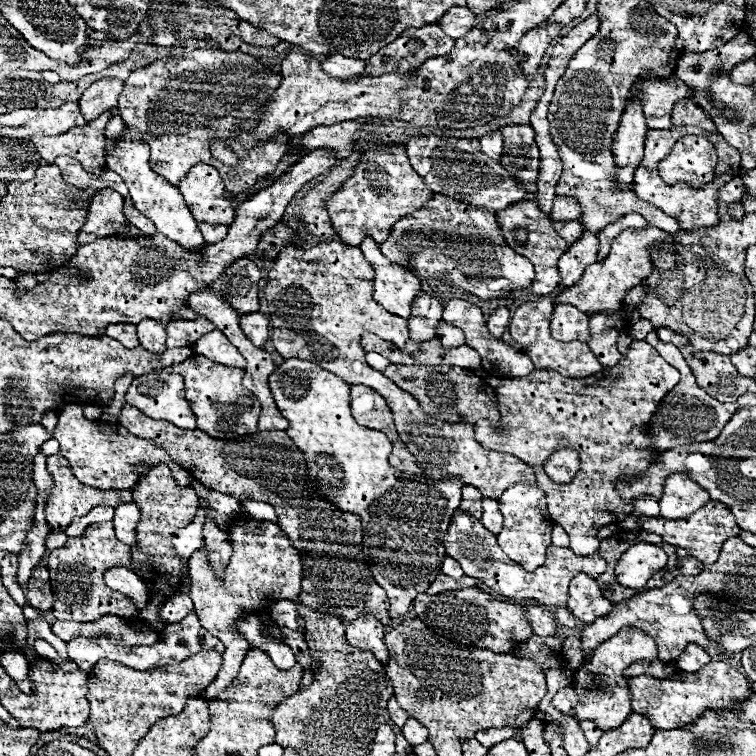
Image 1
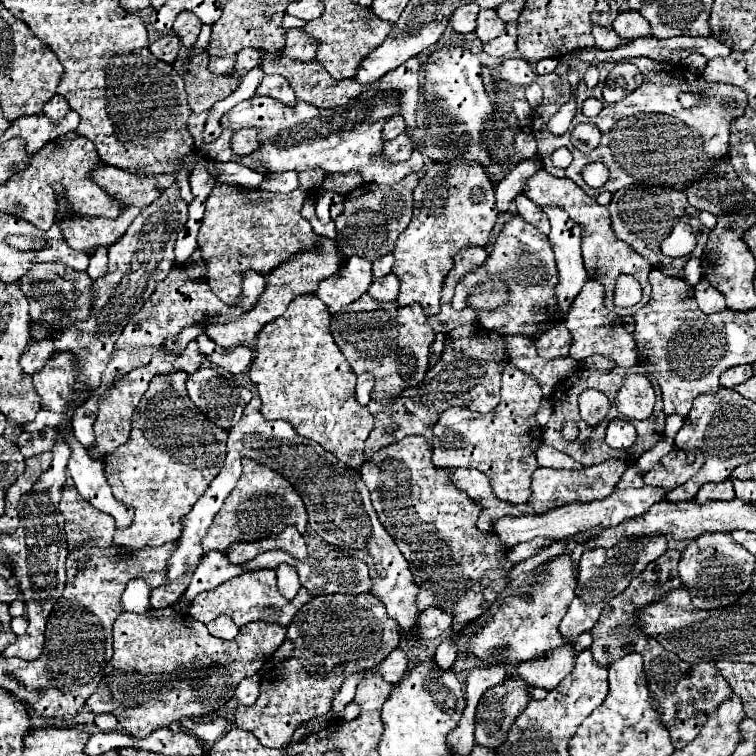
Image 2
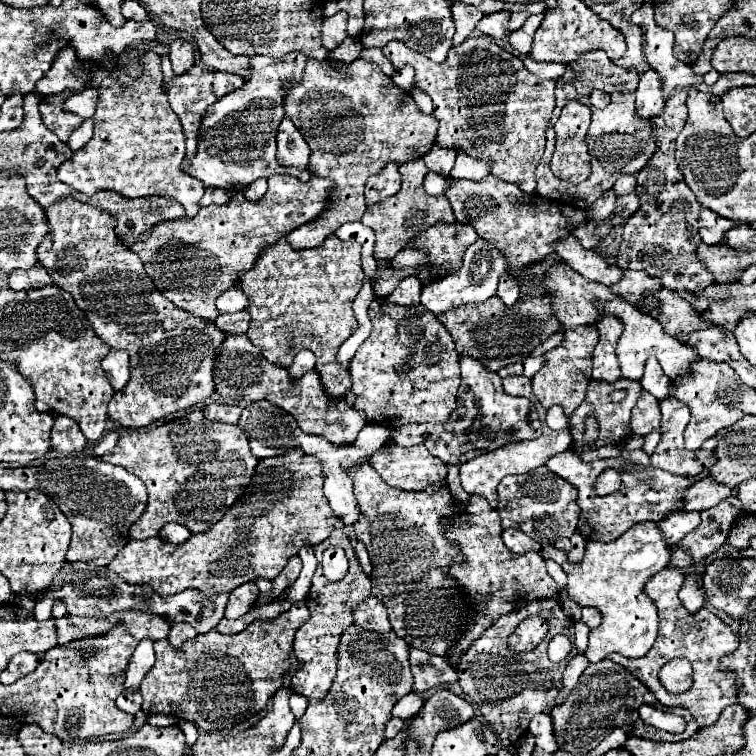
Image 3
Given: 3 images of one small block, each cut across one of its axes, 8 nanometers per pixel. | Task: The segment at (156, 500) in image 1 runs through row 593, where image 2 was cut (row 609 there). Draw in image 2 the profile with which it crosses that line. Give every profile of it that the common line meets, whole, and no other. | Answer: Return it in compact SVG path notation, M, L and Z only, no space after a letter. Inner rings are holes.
M172 608L146 610L144 614L120 614L114 622L114 656L108 662L106 674L98 684L98 690L86 700L86 708L94 714L110 712L118 718L120 728L124 728L134 738L146 738L154 730L168 728L180 718L196 718L216 712L232 696L234 688L242 678L256 674L264 662L274 654L274 650L284 642L286 628L272 622L250 622L240 628L234 640L222 640L206 630L206 624L192 620L184 612Z

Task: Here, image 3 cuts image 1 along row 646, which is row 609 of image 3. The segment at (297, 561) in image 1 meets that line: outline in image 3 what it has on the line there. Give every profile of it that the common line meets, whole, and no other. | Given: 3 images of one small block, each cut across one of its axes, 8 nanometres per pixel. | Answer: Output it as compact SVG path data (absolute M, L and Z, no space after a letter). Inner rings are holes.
M254 582L242 584L238 586L234 592L230 592L228 596L228 604L226 604L226 618L228 620L236 620L240 616L244 616L256 602L260 590Z

